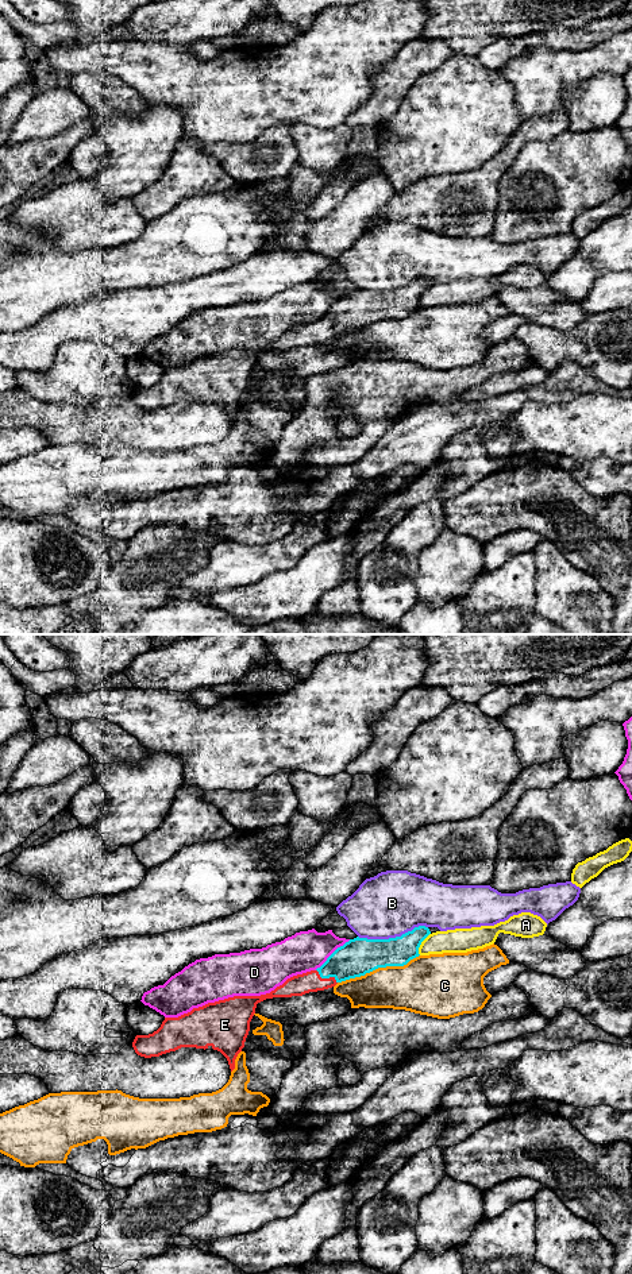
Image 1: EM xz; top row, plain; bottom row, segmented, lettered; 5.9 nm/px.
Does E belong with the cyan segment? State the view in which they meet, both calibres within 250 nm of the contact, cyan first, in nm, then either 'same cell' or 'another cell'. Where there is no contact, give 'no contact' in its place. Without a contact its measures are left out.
xz | 220/130 nm | same cell

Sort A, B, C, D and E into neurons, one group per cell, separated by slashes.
A / B / C / D / E

